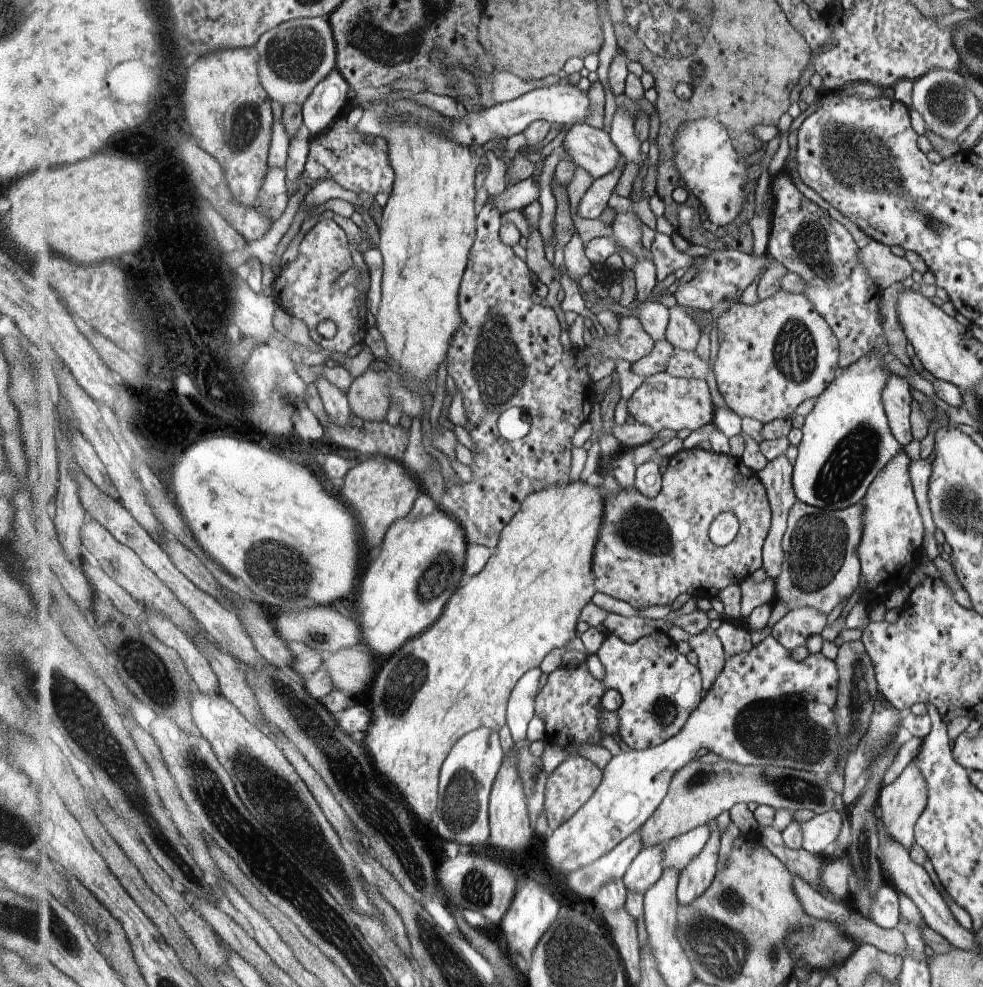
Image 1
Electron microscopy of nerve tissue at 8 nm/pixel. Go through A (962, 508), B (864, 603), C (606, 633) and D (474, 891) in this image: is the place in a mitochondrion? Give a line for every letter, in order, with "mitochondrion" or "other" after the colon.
A: mitochondrion
B: other
C: other
D: mitochondrion

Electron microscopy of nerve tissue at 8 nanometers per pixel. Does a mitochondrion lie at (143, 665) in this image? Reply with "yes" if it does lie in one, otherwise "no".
yes

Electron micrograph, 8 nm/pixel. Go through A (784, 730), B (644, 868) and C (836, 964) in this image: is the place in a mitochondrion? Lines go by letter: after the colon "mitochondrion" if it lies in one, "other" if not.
A: mitochondrion
B: other
C: other

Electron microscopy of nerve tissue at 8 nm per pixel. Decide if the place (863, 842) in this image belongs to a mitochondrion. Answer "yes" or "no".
yes

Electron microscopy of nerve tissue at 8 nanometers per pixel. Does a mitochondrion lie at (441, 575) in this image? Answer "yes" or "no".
yes

